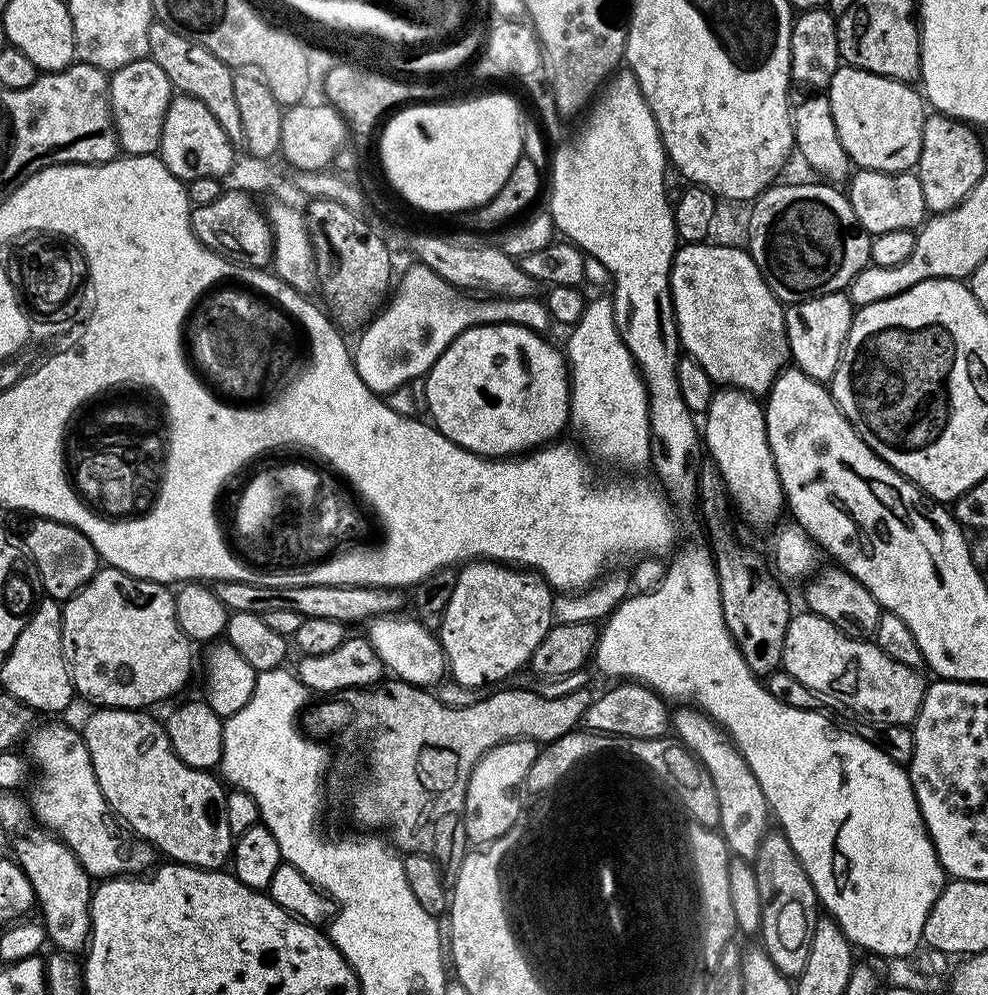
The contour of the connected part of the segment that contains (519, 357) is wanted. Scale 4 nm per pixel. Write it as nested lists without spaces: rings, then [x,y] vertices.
[[[507,322],[477,324],[454,338],[422,380],[431,423],[459,448],[485,458],[508,458],[555,441],[570,420],[570,369],[561,349],[544,339],[531,328]]]

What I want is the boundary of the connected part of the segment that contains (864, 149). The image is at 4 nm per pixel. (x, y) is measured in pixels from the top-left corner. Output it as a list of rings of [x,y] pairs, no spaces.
[[[842,66],[836,71],[834,78],[830,78],[826,95],[830,102],[830,110],[834,114],[834,126],[838,126],[838,138],[842,138],[842,146],[848,159],[857,169],[911,172],[920,163],[926,104],[921,93],[917,89],[915,92],[912,87],[911,83],[891,80],[851,66]]]

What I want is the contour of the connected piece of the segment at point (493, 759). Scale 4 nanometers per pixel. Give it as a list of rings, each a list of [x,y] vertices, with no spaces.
[[[506,740],[495,744],[474,766],[464,795],[464,830],[473,845],[488,846],[508,831],[508,824],[516,820],[516,800],[512,795],[524,783],[527,771],[538,757],[538,744],[534,740]]]

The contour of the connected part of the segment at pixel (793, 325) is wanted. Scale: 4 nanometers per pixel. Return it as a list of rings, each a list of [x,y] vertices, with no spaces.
[[[844,292],[809,296],[800,304],[789,304],[784,310],[790,360],[812,380],[831,381],[836,373],[848,331],[852,325],[854,305]]]

